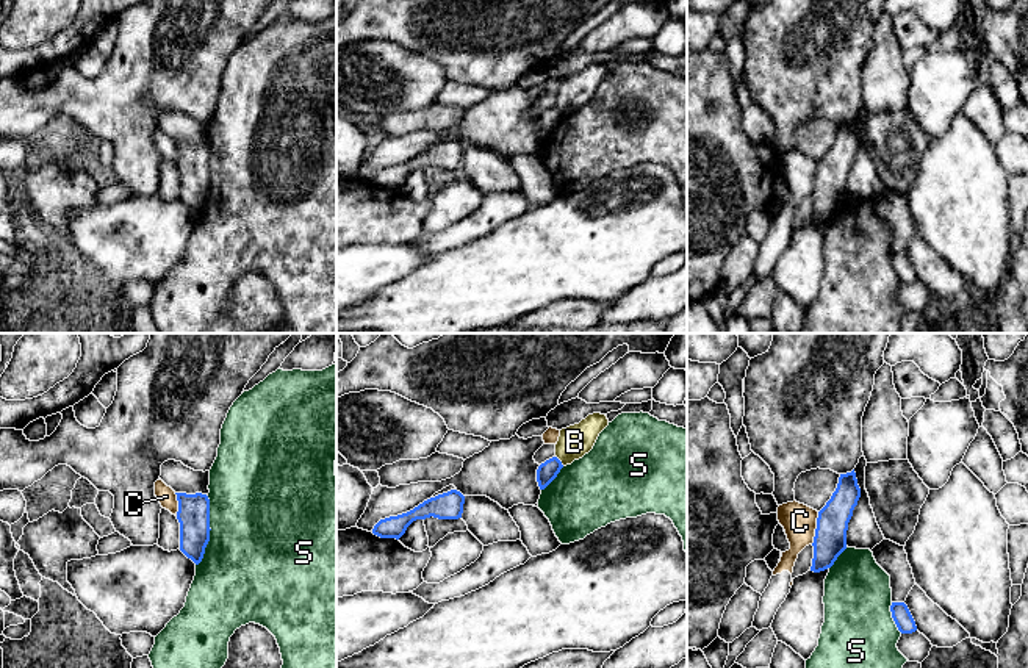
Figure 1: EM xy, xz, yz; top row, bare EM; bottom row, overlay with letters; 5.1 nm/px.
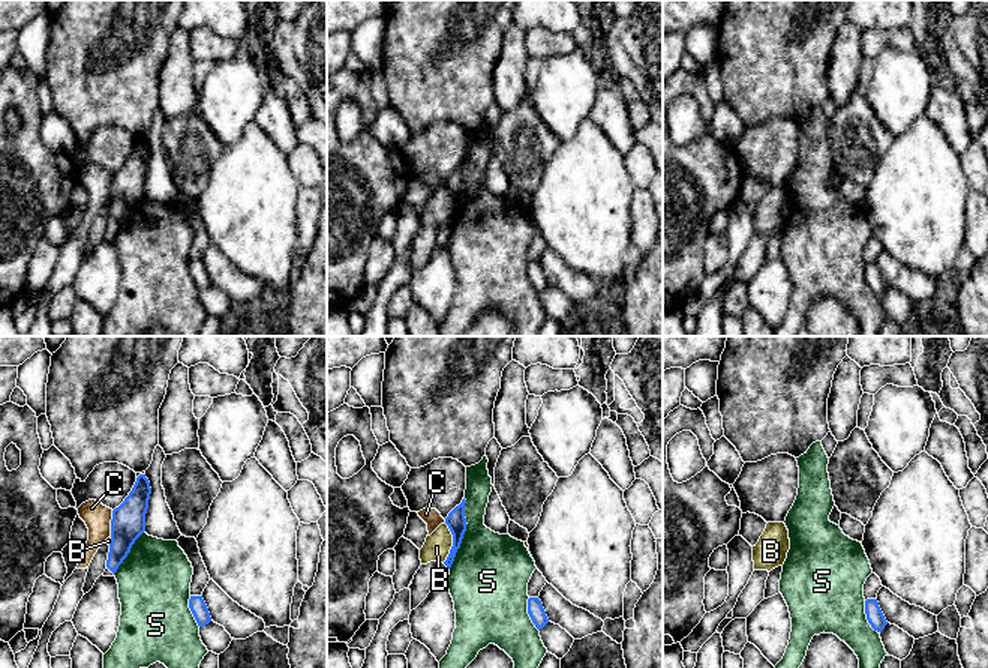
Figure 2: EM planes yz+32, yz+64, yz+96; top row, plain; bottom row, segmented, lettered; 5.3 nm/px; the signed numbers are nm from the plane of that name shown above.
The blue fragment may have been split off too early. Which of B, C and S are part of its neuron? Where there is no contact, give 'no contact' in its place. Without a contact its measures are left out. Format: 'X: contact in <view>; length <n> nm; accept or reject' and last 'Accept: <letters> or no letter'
B: contact in xz; length 70 nm; reject
C: contact in yz; length 170 nm; reject
S: contact in xy; length 360 nm; reject
Accept: no letter

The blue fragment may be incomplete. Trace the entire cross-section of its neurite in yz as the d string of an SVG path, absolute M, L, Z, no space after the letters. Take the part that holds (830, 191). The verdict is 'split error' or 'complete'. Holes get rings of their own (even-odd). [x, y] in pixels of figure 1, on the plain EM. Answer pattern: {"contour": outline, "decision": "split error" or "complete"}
{"contour": "M854 119L840 124L836 141L818 161L811 221L820 222L831 217L846 199L848 172L859 147L861 138Z", "decision": "complete"}

